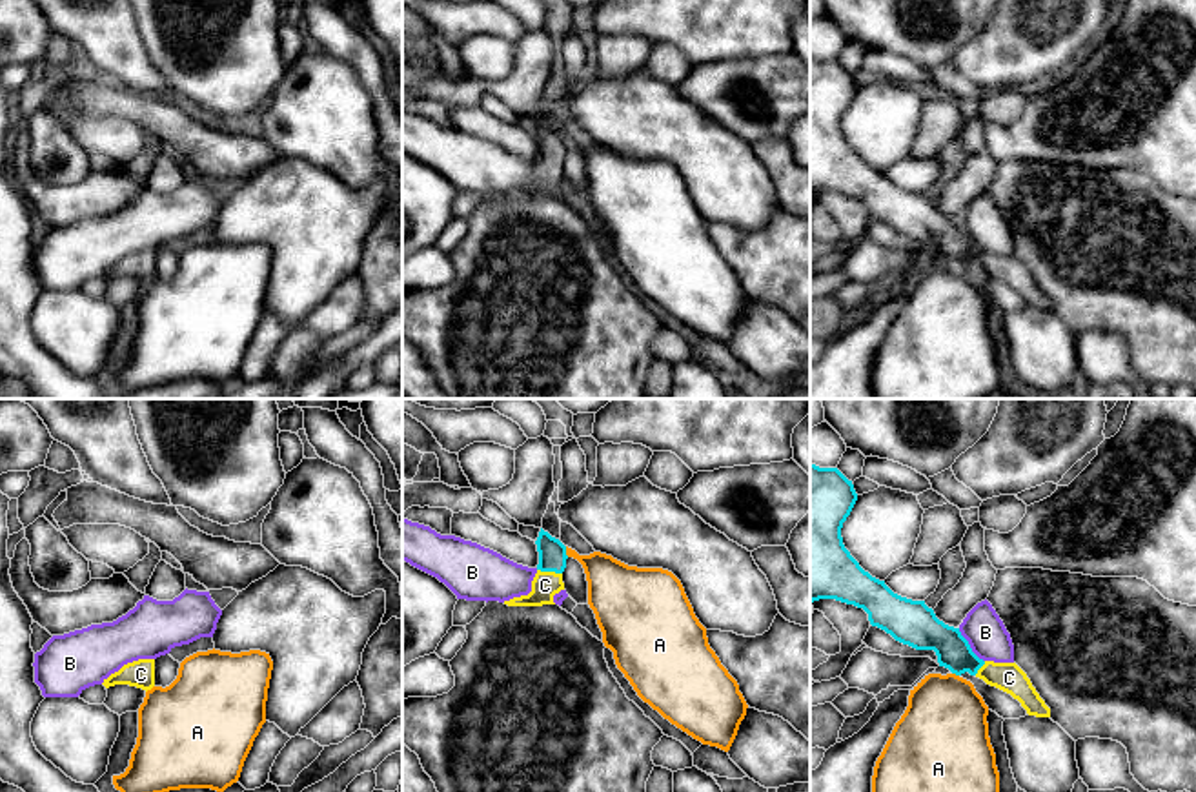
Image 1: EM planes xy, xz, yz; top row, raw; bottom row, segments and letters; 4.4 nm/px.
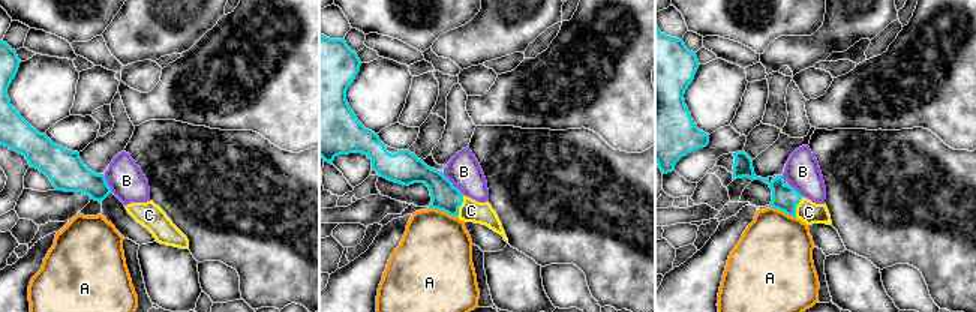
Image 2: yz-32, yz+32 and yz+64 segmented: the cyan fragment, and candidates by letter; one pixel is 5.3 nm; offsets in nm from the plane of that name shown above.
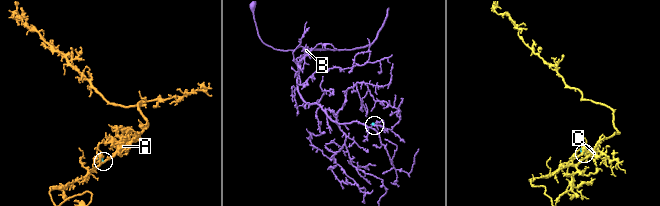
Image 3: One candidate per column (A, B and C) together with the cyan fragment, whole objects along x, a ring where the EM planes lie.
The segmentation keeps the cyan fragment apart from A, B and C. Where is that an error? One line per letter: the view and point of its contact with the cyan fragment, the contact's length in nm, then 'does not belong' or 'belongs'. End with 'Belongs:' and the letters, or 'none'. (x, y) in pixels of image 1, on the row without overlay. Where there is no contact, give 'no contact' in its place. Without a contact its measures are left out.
A: meets cyan in xz at (565, 144); contact 50 nm long; does not belong
B: meets cyan in yz at (969, 237); contact 190 nm long; does not belong
C: meets cyan in xz at (550, 162); contact 110 nm long; belongs
Belongs: C

